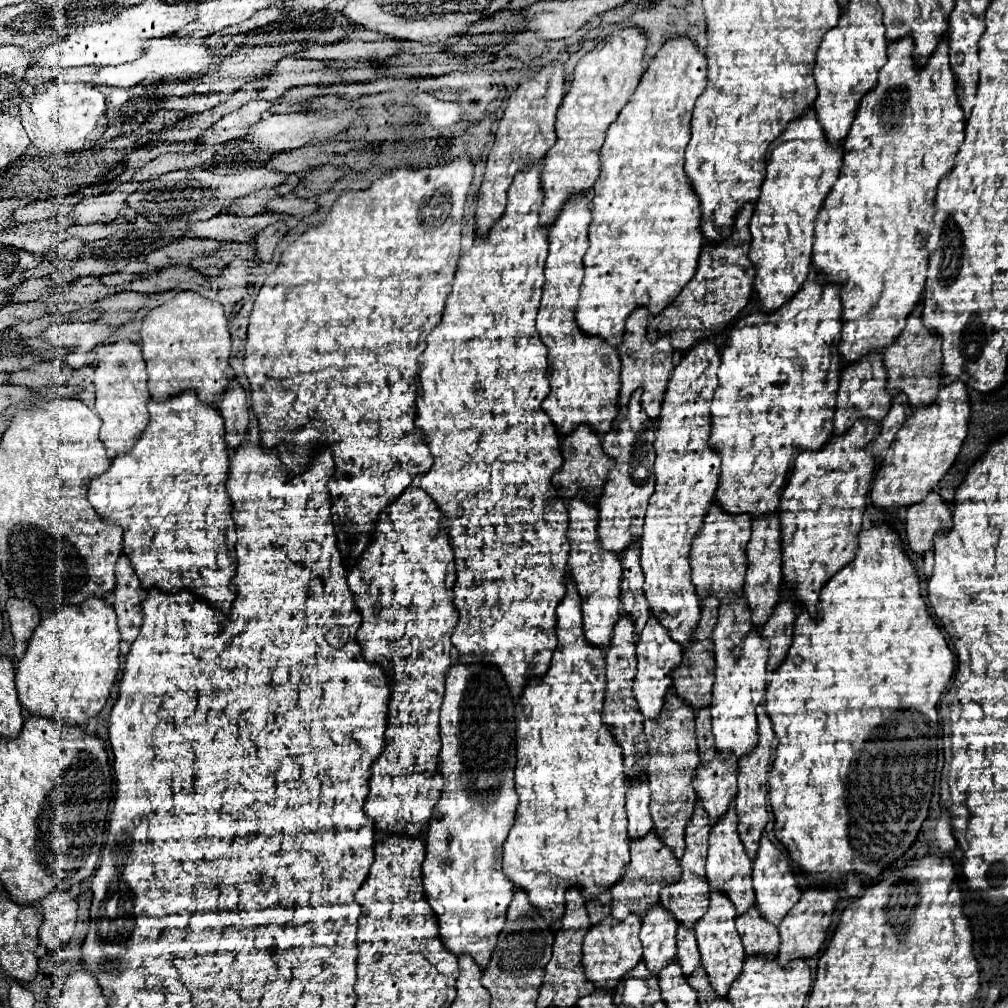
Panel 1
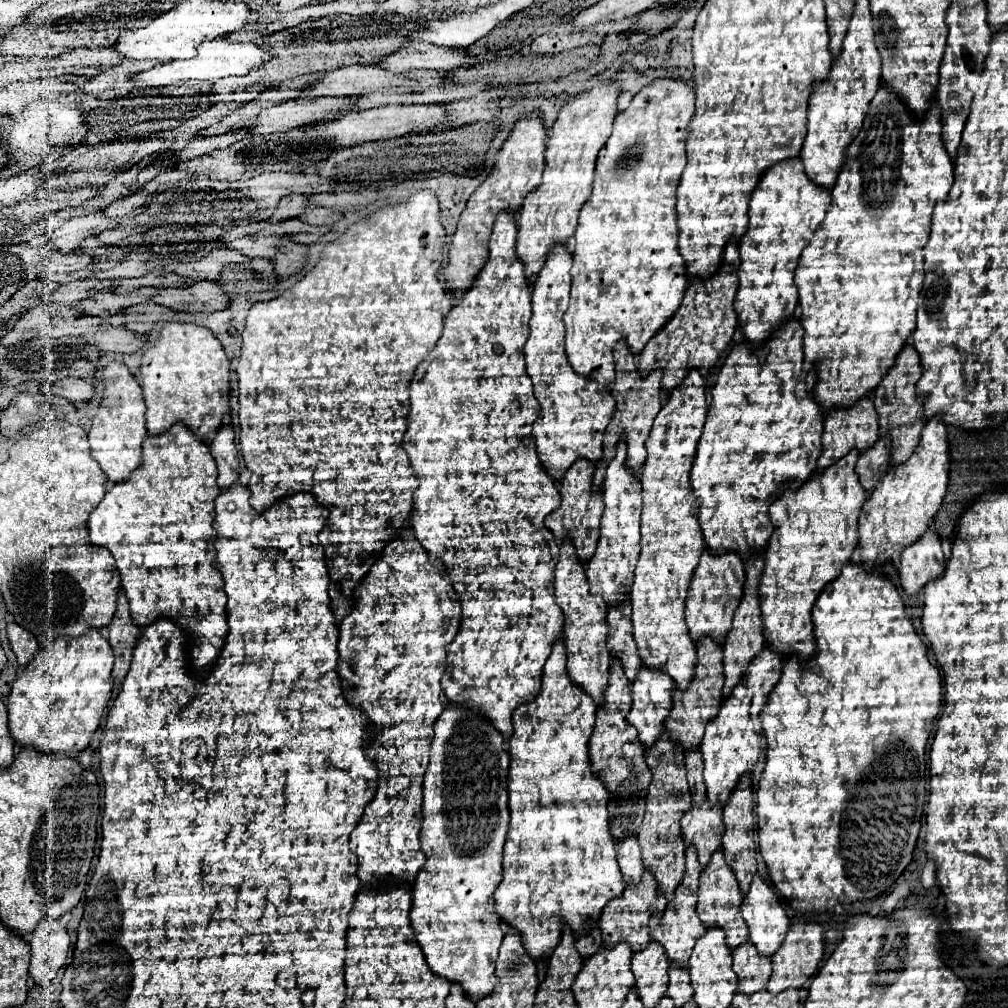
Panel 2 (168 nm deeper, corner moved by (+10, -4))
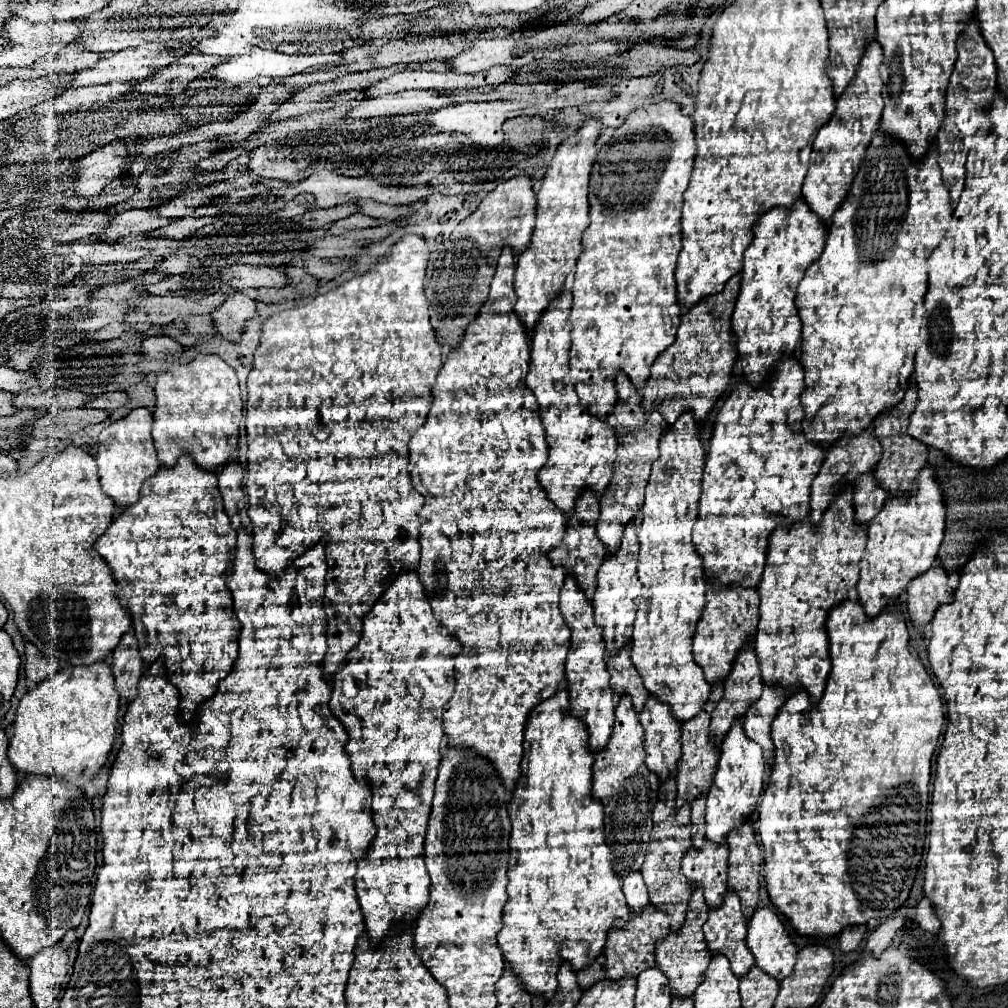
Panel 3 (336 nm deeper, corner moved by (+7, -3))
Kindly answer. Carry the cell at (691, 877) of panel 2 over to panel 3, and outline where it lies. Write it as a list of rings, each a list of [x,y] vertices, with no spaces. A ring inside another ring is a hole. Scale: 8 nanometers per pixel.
[[[694,887],[684,925],[678,931],[668,933],[666,939],[660,939],[656,943],[656,963],[658,963],[660,971],[664,971],[668,975],[670,989],[672,989],[674,995],[682,995],[682,997],[692,995],[692,991],[698,987],[698,983],[702,979],[704,969],[708,967],[710,951],[706,949],[706,941],[704,941],[704,935],[702,935],[702,923],[704,923],[706,917],[708,917],[708,905],[704,901],[702,889]]]

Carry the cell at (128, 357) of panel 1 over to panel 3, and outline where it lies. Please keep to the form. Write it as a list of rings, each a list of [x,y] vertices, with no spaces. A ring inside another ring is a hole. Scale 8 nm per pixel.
[[[134,407],[132,411],[128,411],[126,417],[106,425],[98,435],[96,461],[100,467],[102,491],[110,495],[114,503],[118,503],[120,507],[128,507],[136,503],[138,491],[144,479],[154,475],[156,469],[160,467],[160,461],[156,457],[156,449],[152,443],[152,435],[150,435],[150,425],[152,425],[150,411],[146,407]]]

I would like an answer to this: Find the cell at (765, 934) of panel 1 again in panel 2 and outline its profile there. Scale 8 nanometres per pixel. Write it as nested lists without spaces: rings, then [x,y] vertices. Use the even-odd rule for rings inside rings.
[[[751,942],[733,950],[733,970],[739,980],[739,992],[751,996],[753,992],[765,990],[771,976],[771,960],[759,956]]]

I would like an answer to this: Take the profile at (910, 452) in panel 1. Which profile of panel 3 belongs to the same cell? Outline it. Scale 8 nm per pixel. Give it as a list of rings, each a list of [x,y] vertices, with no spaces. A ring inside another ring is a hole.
[[[926,465],[916,477],[916,491],[892,495],[880,513],[868,523],[868,545],[860,561],[858,599],[866,615],[878,615],[906,589],[908,581],[934,565],[944,535],[944,495],[936,479],[936,469]]]

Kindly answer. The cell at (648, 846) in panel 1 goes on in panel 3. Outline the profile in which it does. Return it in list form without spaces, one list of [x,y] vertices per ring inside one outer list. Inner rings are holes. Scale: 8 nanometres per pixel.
[[[646,907],[642,911],[642,915],[632,913],[626,927],[612,927],[608,931],[608,939],[606,939],[606,977],[608,979],[620,979],[624,973],[630,973],[634,977],[640,975],[640,971],[644,971],[646,967],[654,967],[654,945],[658,939],[664,939],[664,935],[668,935],[670,931],[670,919],[668,915],[664,915],[664,911],[654,909],[654,907]]]

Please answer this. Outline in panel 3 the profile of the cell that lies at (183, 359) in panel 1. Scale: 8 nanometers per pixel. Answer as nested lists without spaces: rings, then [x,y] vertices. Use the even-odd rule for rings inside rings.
[[[198,353],[188,363],[170,361],[156,375],[154,395],[152,439],[162,465],[172,467],[182,453],[190,453],[202,469],[216,471],[234,457],[244,405],[236,371],[220,355]]]

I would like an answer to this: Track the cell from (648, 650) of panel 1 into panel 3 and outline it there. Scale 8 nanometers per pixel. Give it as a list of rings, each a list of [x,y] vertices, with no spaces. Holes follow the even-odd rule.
[[[650,695],[640,711],[640,723],[644,727],[644,749],[650,771],[660,779],[674,775],[680,757],[680,723],[672,715],[672,709]]]

